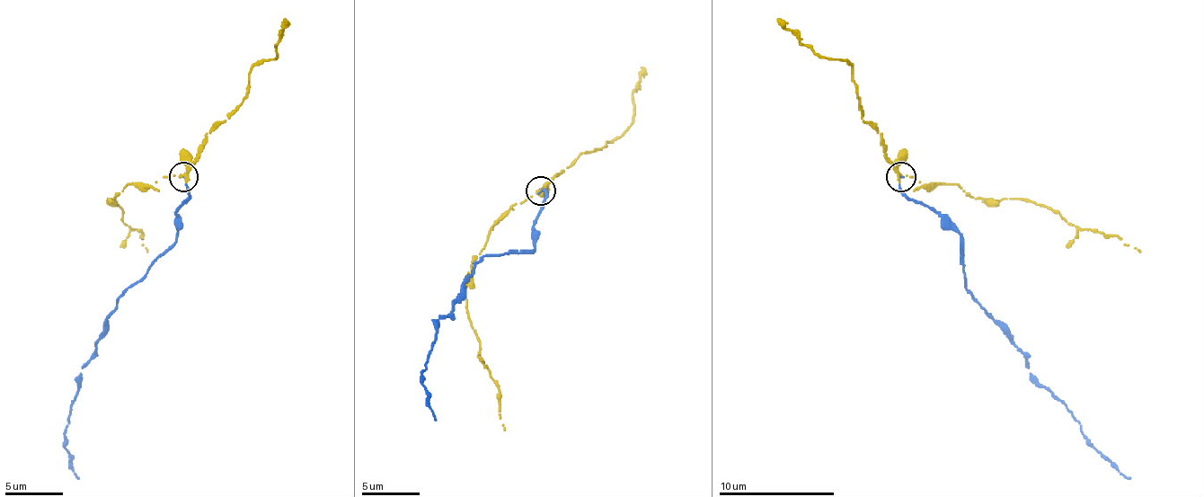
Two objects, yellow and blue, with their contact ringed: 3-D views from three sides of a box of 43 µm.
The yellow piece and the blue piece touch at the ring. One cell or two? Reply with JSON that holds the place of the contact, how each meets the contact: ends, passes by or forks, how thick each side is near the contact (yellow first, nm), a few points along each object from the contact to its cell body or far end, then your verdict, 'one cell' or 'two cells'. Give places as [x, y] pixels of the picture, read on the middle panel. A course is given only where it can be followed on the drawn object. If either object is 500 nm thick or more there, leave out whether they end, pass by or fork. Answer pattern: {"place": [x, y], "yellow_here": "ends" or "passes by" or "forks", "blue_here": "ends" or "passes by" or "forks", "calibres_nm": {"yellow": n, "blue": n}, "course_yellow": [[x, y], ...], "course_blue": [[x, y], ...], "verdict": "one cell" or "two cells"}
{"place": [541, 190], "yellow_here": "ends", "blue_here": "ends", "calibres_nm": {"yellow": 360, "blue": 130}, "course_yellow": [[541, 190], [491, 227], [472, 265], [465, 286], [469, 320], [481, 347], [481, 361], [498, 387], [503, 430]], "course_blue": [[541, 190], [535, 248], [486, 253], [454, 309], [439, 317], [422, 369], [437, 419]], "verdict": "one cell"}

